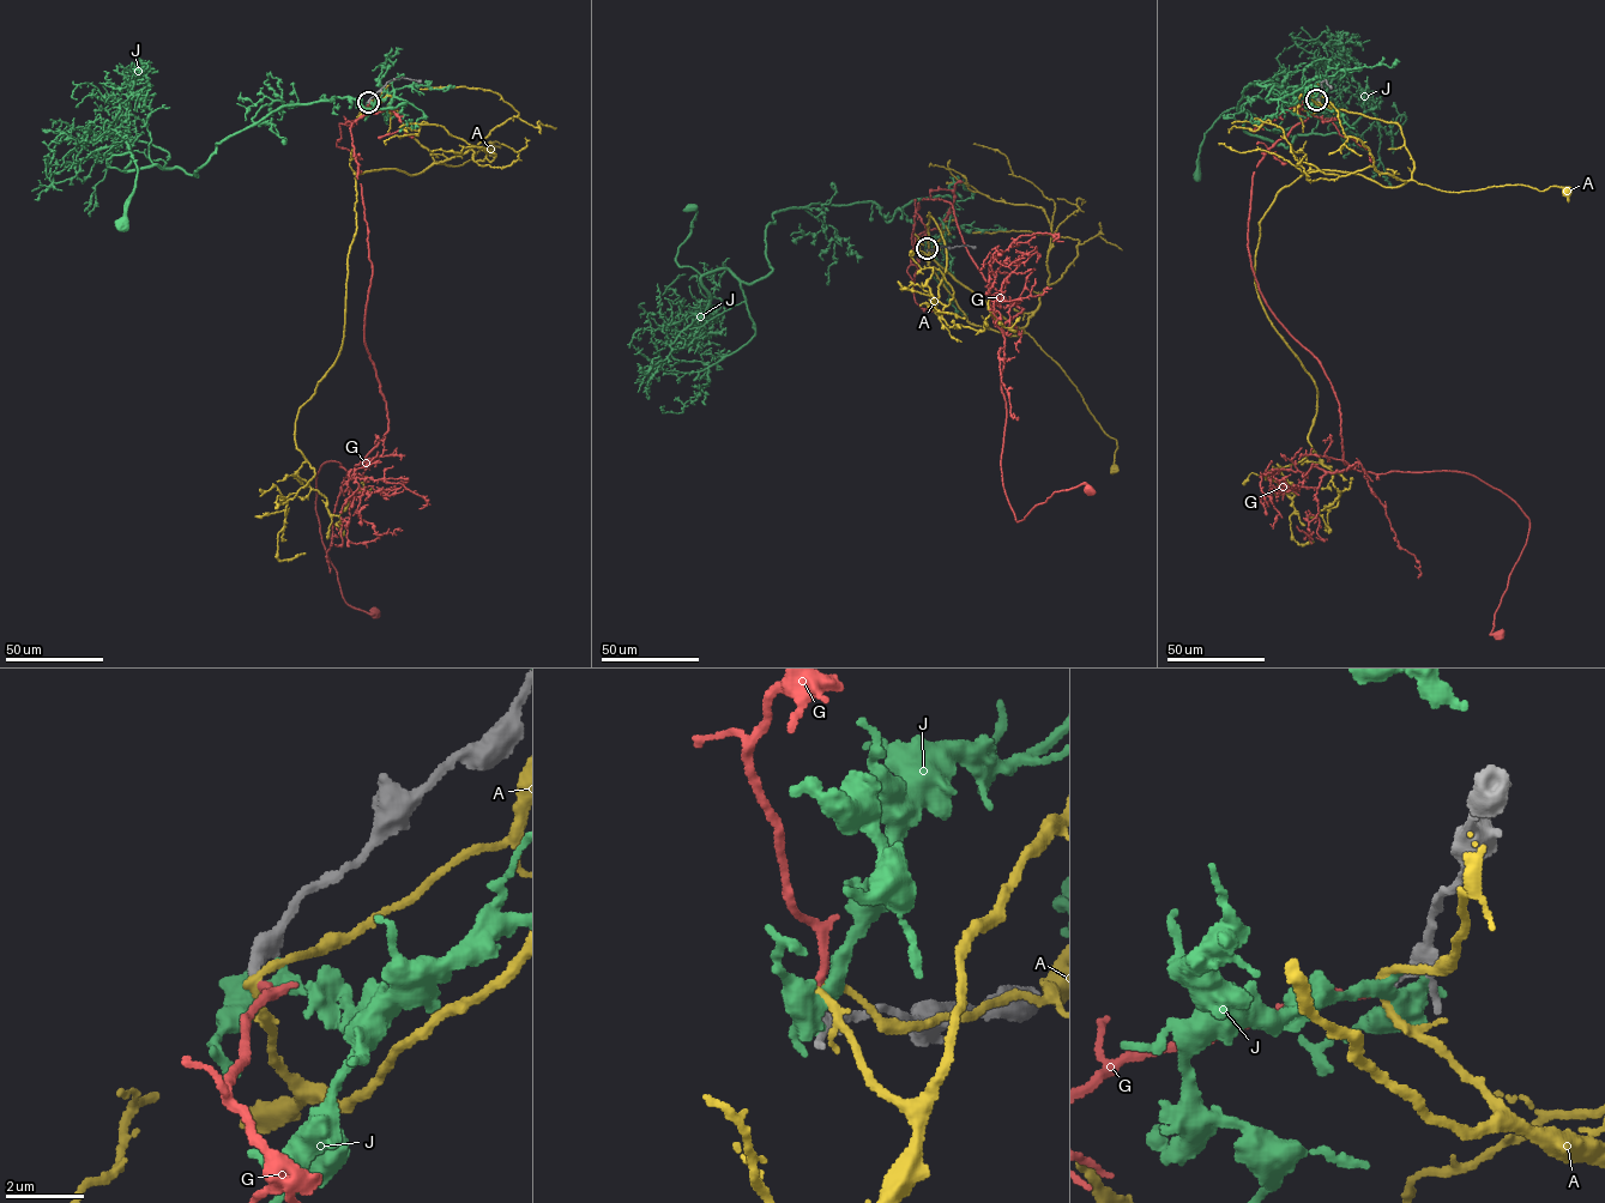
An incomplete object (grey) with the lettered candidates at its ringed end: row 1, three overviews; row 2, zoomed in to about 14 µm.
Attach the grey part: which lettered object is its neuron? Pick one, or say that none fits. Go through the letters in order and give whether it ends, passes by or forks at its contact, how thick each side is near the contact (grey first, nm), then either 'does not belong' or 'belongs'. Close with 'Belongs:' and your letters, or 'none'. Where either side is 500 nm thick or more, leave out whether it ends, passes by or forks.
A: it passes by | 240/200 nm | does not belong
G: it ends | 240/200 nm | belongs
J: it forks | 240/440 nm | does not belong
Belongs: G

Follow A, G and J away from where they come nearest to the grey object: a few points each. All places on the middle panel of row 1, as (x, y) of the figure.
A: (927, 248), (929, 266), (969, 322), (1008, 336), (1026, 333), (1060, 367), (1104, 431), (1115, 440), (1115, 469)
G: (927, 248), (918, 201), (948, 201), (984, 278), (1024, 309), (1002, 327), (1017, 521), (1090, 491)
J: (927, 248), (949, 197), (887, 222), (869, 201), (783, 210), (772, 270), (744, 284), (676, 261), (691, 207)

